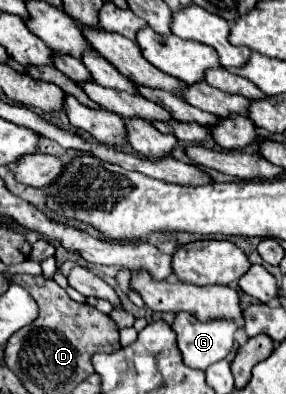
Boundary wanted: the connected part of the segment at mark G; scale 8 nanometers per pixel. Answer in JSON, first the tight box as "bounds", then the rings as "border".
{"bounds":[172,312,238,370],"border":[[[188,312],[176,314],[172,324],[184,364],[206,370],[210,364],[226,358],[234,344],[238,324],[234,320],[206,320],[200,322]]]}

